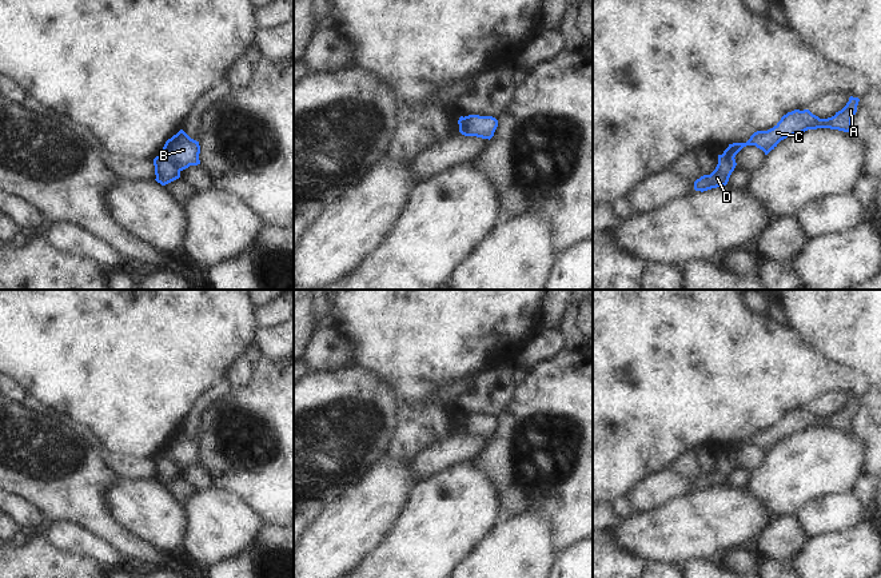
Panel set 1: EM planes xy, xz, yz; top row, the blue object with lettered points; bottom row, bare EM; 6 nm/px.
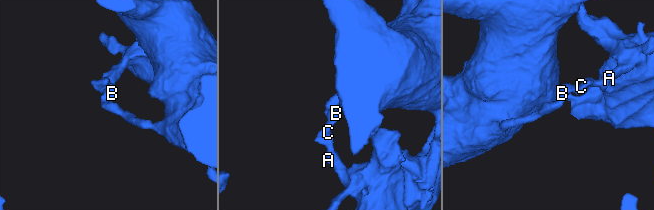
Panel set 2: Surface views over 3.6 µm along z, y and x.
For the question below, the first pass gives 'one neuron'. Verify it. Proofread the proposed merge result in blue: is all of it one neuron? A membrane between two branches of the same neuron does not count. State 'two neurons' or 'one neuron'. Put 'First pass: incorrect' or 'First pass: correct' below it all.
two neurons
First pass: incorrect

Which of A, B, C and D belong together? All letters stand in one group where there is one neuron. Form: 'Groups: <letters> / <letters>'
Groups: A B C / D.

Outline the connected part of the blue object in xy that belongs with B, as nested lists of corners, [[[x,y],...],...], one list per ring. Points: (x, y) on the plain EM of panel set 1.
[[[180,428],[166,441],[160,454],[174,461],[175,465],[183,470],[190,465],[200,463],[199,453],[199,441],[191,438],[183,428]]]

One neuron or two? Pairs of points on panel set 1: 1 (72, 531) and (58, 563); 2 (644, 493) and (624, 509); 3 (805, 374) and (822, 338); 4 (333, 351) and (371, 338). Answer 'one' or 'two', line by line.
1: two
2: two
3: two
4: two

